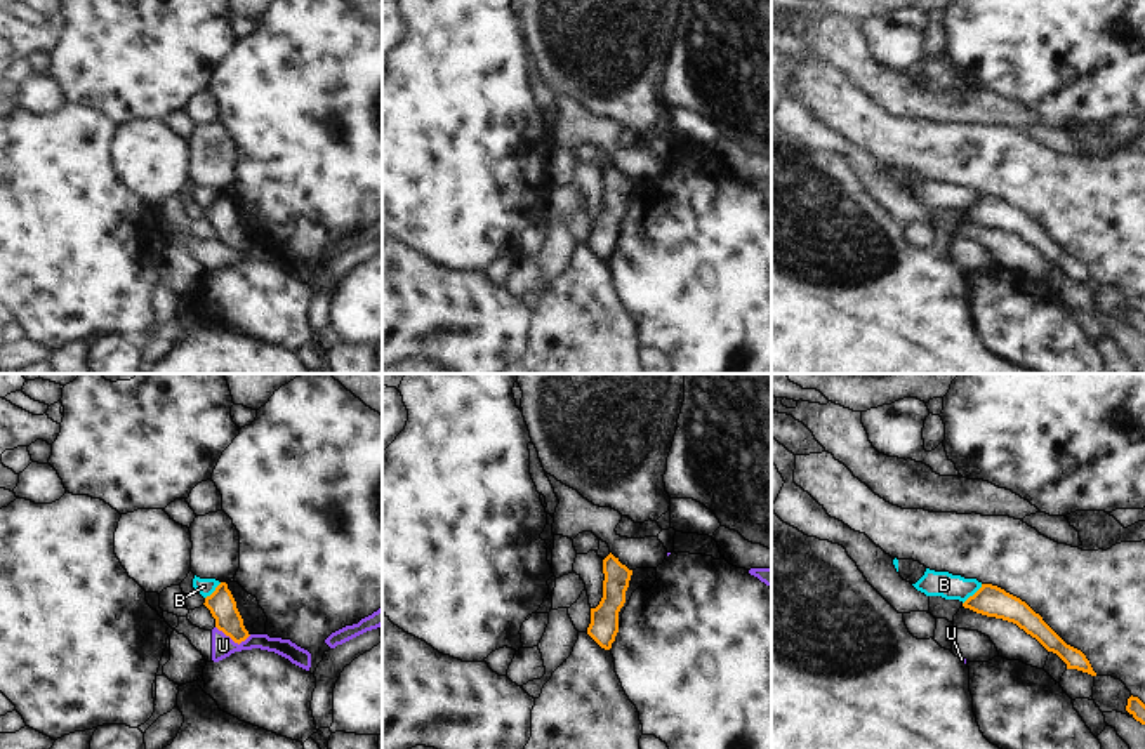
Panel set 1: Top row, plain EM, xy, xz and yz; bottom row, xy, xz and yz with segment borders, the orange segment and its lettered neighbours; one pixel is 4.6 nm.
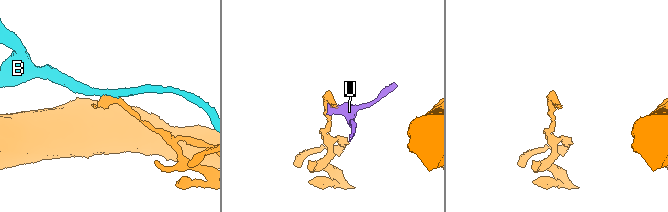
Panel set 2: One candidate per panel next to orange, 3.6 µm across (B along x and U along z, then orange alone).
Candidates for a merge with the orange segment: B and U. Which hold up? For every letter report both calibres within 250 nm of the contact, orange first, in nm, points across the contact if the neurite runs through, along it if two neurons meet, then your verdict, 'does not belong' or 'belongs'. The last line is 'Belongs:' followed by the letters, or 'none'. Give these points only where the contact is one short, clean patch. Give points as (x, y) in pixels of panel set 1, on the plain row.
B: 150/120 nm | along yz (982, 195), (963, 214) | does not belong
U: 130/100 nm | along xy (216, 237), (238, 254), (251, 245) | does not belong
Belongs: none

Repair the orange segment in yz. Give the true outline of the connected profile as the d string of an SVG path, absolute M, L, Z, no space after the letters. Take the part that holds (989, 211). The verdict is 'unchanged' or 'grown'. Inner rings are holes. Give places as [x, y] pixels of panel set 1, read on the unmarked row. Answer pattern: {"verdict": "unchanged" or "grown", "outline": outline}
{"verdict": "unchanged", "outline": "M982 195L982 198L963 214L963 217L987 228L996 228L1016 235L1027 245L1036 249L1048 262L1056 264L1067 275L1067 280L1077 280L1096 287L1089 271L1081 261L1067 255L1042 231L1039 224L1036 224L1025 212L1006 203L1004 200L992 195Z"}

